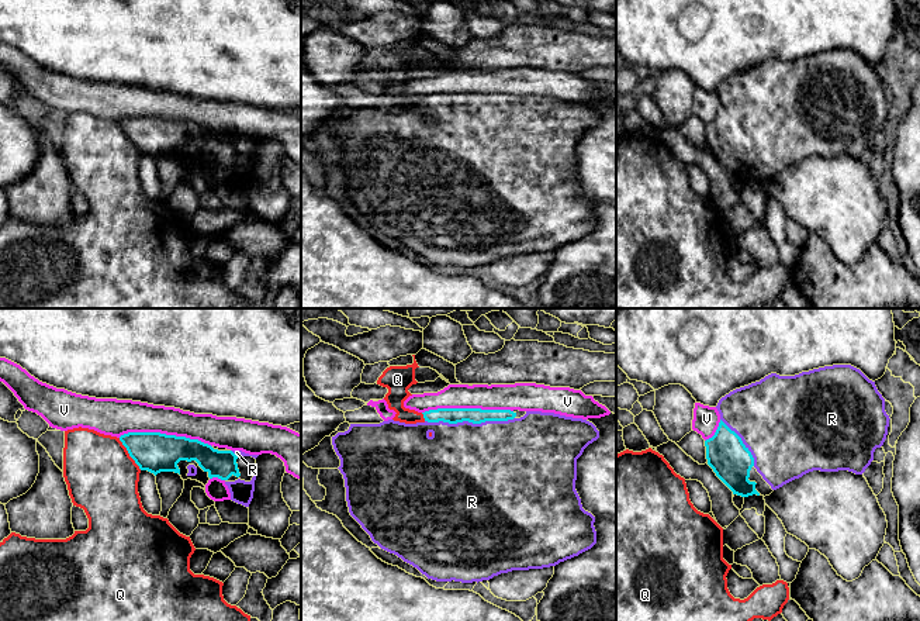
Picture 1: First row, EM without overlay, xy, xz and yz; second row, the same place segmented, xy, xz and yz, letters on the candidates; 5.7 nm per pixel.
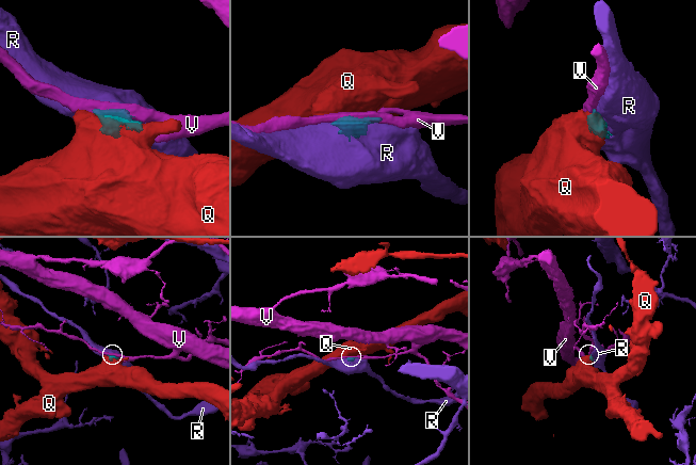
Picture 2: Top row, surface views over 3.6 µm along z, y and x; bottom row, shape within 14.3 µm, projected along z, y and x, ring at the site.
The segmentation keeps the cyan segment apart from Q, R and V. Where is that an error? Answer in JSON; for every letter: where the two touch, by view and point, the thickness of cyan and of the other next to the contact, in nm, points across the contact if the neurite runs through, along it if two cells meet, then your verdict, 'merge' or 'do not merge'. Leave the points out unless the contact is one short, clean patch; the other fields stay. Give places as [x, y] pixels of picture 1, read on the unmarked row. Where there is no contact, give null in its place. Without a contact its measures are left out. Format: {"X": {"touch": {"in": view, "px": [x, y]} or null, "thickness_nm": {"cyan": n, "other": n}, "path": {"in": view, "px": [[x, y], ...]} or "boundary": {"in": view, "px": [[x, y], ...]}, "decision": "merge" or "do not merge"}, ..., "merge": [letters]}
{"Q": {"touch": {"in": "xy", "px": [128, 137]}, "thickness_nm": {"cyan": 220, "other": 400}, "boundary": {"in": "xy", "px": [[118, 123], [141, 154]]}, "decision": "do not merge"}, "R": {"touch": {"in": "xz", "px": [469, 106]}, "thickness_nm": {"cyan": 90, "other": 480}, "decision": "merge"}, "V": {"touch": {"in": "xy", "px": [165, 118]}, "thickness_nm": {"cyan": 220, "other": 190}, "decision": "do not merge"}, "merge": ["R"]}

